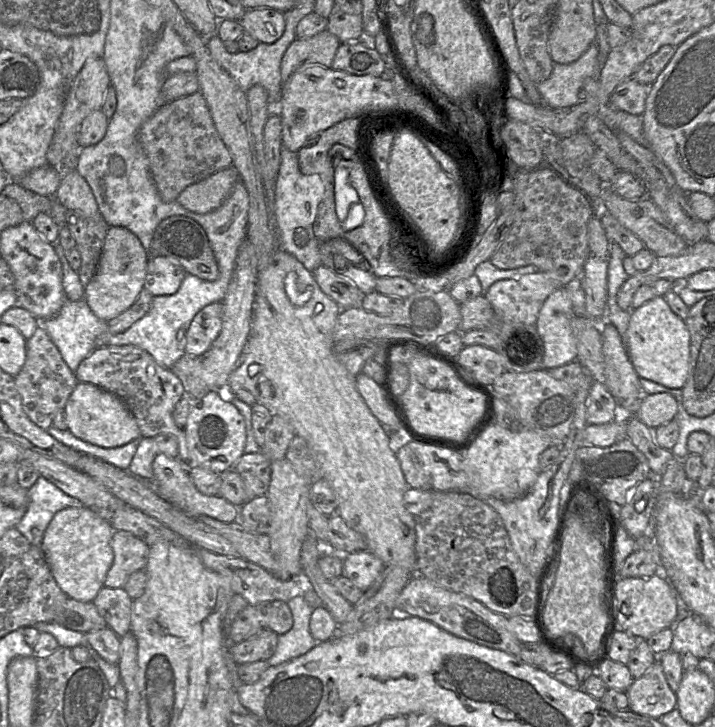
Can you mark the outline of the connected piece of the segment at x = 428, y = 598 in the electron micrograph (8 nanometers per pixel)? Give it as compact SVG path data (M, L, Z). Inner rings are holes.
M417 573L413 575L397 597L395 609L405 612L411 617L430 621L456 637L516 657L519 656L521 642L508 629L507 616L495 613L481 602L447 590Z

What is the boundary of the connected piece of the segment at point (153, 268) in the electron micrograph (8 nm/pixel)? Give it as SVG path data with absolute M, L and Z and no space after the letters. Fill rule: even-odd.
M150 255L147 263L144 289L153 296L176 293L186 276L182 266L162 255Z

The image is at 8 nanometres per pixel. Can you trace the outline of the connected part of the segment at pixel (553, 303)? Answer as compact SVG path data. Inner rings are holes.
M565 286L558 288L543 303L536 329L543 343L541 368L560 367L577 360L577 348L571 330L572 303Z

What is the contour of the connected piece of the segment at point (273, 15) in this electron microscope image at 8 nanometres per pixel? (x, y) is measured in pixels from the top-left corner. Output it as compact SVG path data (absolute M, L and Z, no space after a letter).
M273 8L246 9L237 20L248 33L259 42L274 43L284 33L284 13Z

